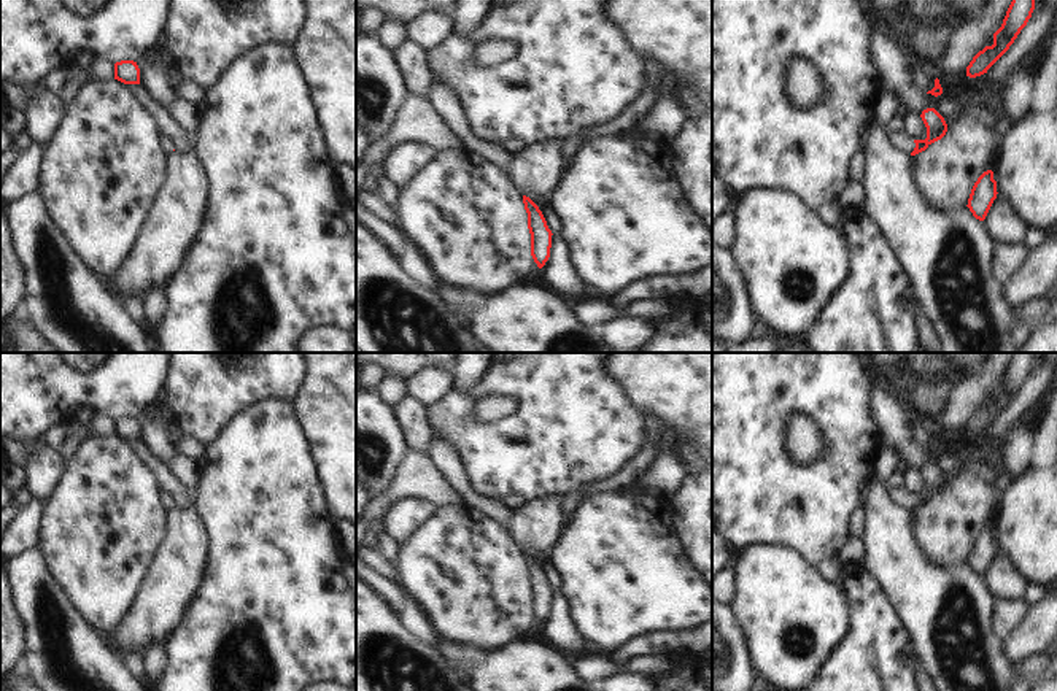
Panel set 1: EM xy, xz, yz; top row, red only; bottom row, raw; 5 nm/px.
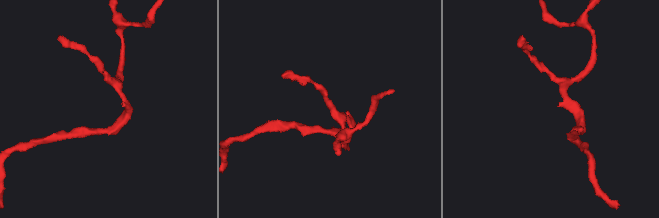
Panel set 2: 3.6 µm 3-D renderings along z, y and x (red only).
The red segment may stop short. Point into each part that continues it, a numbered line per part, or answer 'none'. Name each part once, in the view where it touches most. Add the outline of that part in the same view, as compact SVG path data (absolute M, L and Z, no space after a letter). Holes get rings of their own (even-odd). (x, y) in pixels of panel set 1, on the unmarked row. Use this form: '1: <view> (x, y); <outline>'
1: yz (902, 497); M904 488L903 489L895 489L889 491L890 499L901 508L912 508L916 504L916 499L911 492L908 492Z

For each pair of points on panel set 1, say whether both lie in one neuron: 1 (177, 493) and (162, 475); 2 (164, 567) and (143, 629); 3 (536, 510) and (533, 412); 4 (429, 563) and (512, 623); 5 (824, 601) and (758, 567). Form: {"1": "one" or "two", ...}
{"1": "one", "2": "one", "3": "two", "4": "one", "5": "one"}

